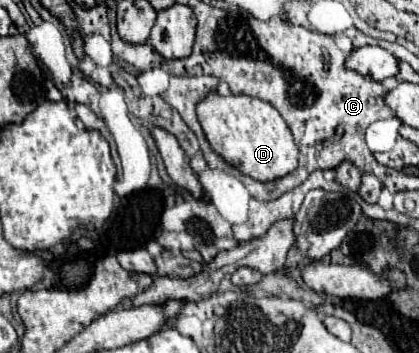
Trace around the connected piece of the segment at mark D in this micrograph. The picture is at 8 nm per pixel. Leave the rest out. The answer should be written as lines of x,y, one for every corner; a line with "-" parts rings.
214,91
198,103
196,111
210,147
240,173
268,183
282,179
298,167
298,147
288,125
272,105
248,95
222,97

